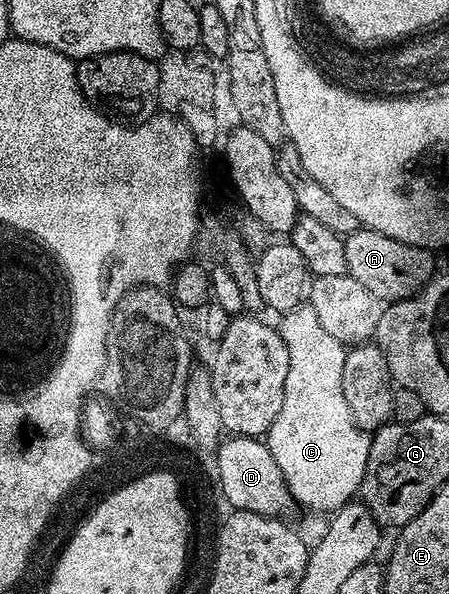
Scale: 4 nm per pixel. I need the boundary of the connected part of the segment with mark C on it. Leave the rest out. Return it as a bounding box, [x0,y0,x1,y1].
[265,303,371,515]

